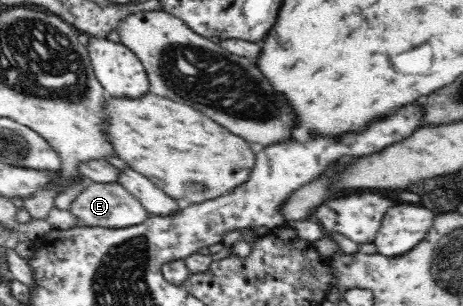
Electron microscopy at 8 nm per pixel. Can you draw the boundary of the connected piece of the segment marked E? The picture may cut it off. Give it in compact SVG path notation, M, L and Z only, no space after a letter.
M87 182L87 187L77 195L69 205L68 212L76 219L77 227L101 227L101 228L131 228L143 223L148 218L148 211L144 206L118 183Z

